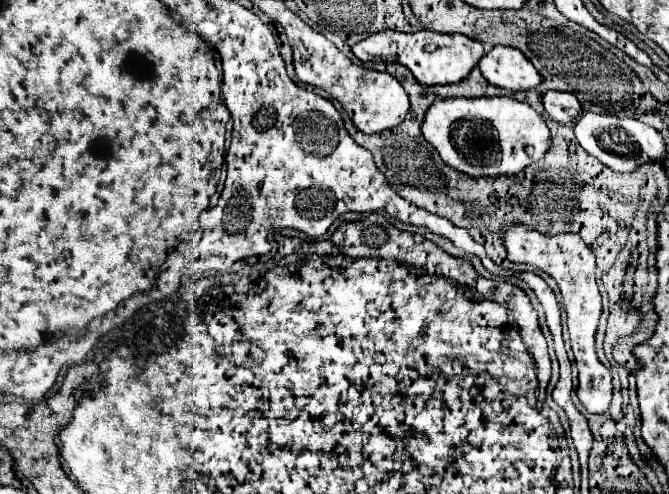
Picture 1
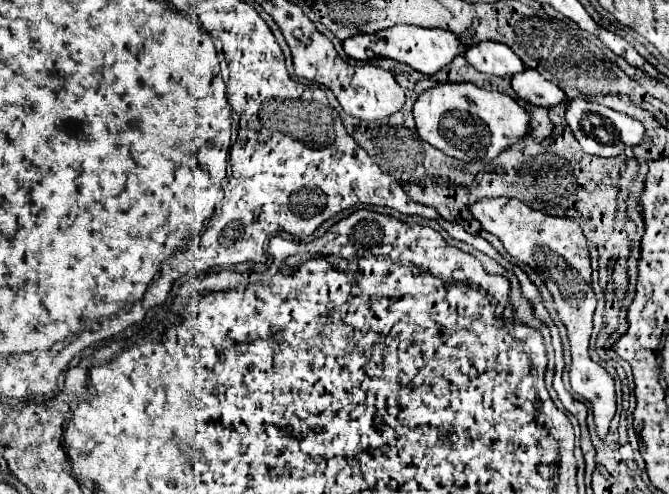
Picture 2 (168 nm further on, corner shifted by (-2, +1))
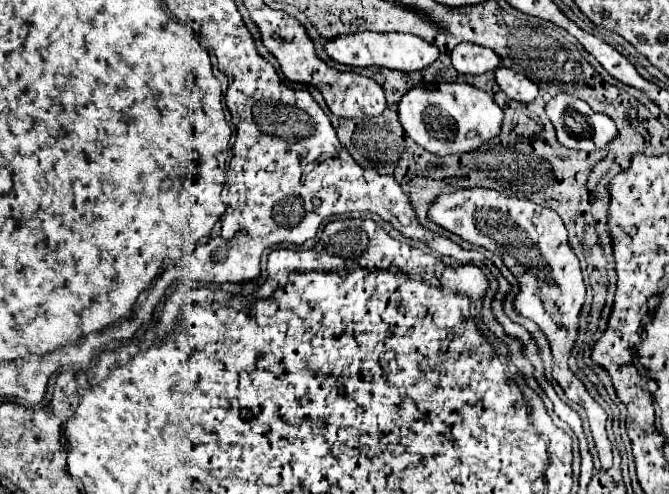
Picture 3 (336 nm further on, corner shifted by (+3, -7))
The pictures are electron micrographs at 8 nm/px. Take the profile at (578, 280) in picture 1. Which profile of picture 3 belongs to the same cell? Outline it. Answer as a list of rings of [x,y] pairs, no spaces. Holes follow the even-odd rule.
[[[461,188],[457,192],[439,194],[431,202],[427,216],[431,222],[435,222],[447,232],[457,234],[465,242],[477,246],[485,246],[487,242],[487,248],[491,248],[493,254],[503,258],[505,266],[519,282],[519,292],[515,296],[515,310],[525,318],[533,320],[547,336],[551,354],[555,358],[553,378],[563,388],[569,400],[581,404],[587,410],[587,418],[589,418],[589,426],[591,426],[591,434],[597,446],[601,466],[611,468],[613,454],[611,454],[611,442],[607,440],[607,432],[605,432],[607,414],[589,396],[581,380],[569,370],[567,364],[577,338],[579,314],[585,302],[585,284],[583,284],[579,260],[569,246],[567,230],[561,216],[555,210],[535,204],[531,200],[509,198],[489,188]]]

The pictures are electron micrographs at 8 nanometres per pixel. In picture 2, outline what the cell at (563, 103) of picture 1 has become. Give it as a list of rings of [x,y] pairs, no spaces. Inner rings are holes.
[[[524,70],[524,74],[516,74],[516,78],[512,78],[512,88],[522,100],[534,106],[556,106],[568,100],[554,82],[544,80],[534,70]]]

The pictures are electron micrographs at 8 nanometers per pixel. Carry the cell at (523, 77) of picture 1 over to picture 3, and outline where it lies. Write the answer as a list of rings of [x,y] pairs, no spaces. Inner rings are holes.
[[[461,42],[451,52],[451,62],[461,74],[483,74],[501,66],[501,58],[485,46]]]

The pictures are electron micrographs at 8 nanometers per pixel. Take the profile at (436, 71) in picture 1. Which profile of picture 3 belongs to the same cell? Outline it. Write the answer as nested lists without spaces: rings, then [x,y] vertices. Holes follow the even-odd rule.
[[[353,32],[353,34],[339,34],[325,42],[325,52],[339,64],[349,66],[377,66],[377,68],[391,68],[401,72],[415,72],[439,58],[439,48],[421,40],[413,34],[399,34],[399,32]]]

